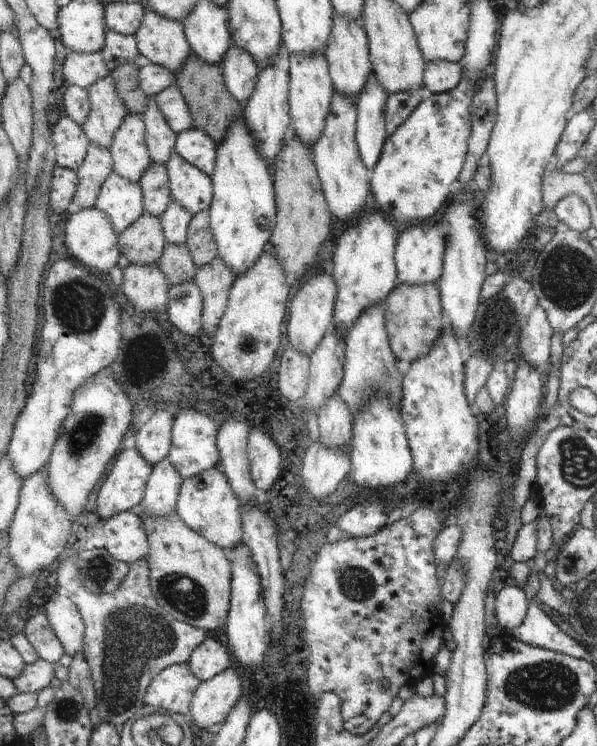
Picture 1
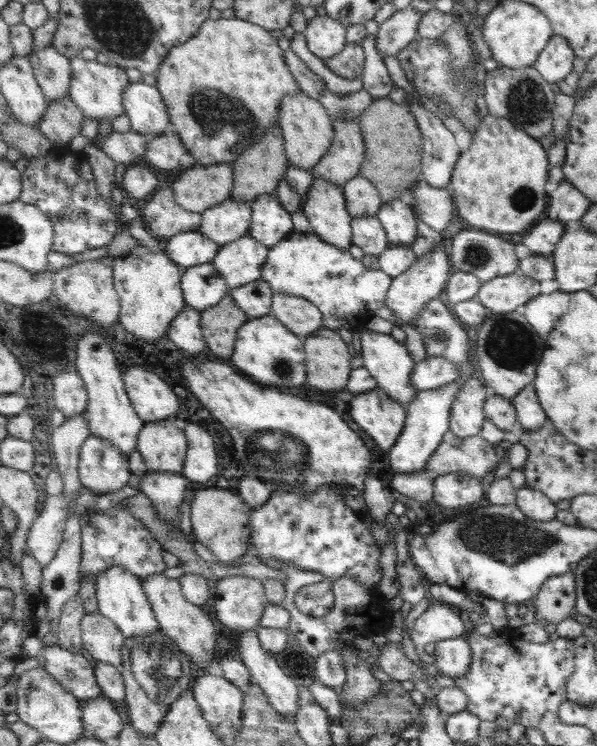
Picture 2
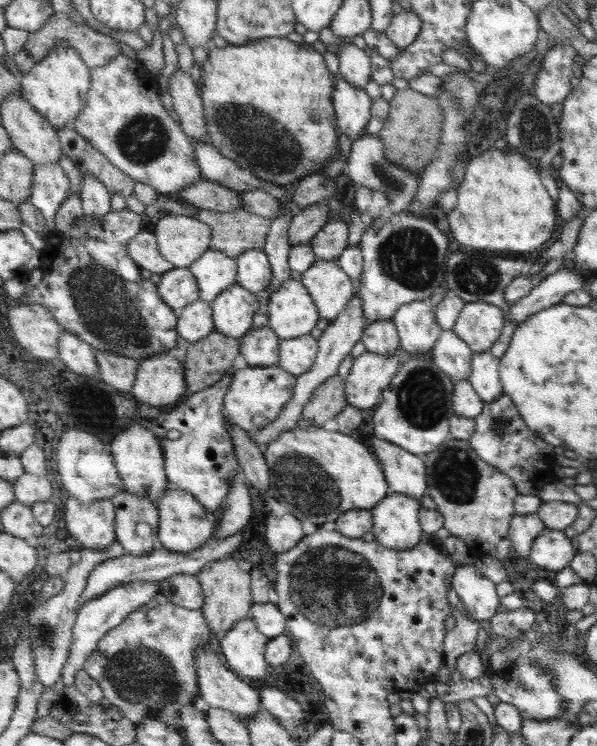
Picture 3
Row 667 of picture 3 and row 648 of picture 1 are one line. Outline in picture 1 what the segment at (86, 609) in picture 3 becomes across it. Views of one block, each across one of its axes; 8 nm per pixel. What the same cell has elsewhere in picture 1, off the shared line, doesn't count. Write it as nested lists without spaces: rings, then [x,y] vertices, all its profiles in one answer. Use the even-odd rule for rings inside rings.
[[[54,594],[42,609],[65,652],[71,657],[84,650],[86,624],[77,605],[68,597]]]

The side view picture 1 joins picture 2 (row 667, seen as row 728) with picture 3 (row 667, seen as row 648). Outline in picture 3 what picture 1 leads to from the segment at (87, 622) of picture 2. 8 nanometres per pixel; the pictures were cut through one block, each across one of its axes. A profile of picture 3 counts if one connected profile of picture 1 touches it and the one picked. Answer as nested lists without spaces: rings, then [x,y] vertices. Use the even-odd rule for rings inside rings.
[[[159,593],[151,602],[132,612],[99,641],[95,652],[85,661],[84,669],[101,685],[105,703],[117,707],[135,724],[146,718],[152,718],[175,726],[182,708],[200,694],[195,653],[201,648],[207,648],[211,634],[210,624],[202,610],[191,610],[173,604]]]

